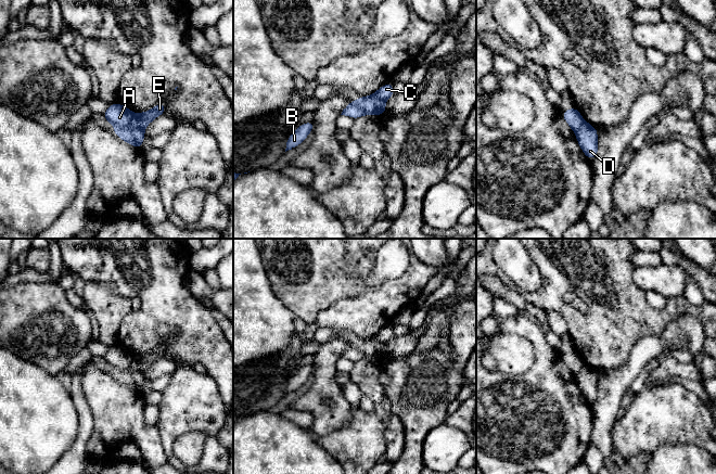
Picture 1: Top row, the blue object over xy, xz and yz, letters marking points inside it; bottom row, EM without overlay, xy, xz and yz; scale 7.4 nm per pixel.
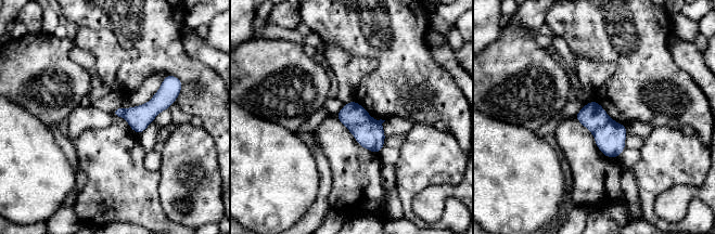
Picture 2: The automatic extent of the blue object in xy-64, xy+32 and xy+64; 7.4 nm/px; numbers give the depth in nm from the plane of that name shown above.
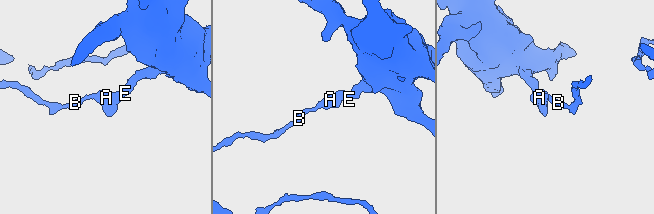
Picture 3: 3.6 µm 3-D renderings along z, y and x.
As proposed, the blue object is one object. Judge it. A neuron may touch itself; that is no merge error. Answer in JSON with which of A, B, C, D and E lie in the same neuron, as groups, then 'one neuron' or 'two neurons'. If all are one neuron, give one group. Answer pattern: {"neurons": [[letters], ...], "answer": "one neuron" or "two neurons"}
{"neurons": [["A", "B", "D"], ["C", "E"]], "answer": "two neurons"}

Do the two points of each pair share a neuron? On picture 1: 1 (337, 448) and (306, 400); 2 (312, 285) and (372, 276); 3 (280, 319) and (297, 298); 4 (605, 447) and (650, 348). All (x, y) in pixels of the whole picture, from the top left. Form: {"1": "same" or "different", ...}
{"1": "different", "2": "same", "3": "different", "4": "same"}

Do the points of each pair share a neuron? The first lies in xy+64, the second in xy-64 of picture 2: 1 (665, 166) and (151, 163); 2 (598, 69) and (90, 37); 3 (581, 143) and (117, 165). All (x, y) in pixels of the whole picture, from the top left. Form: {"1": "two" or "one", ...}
{"1": "two", "2": "one", "3": "one"}

